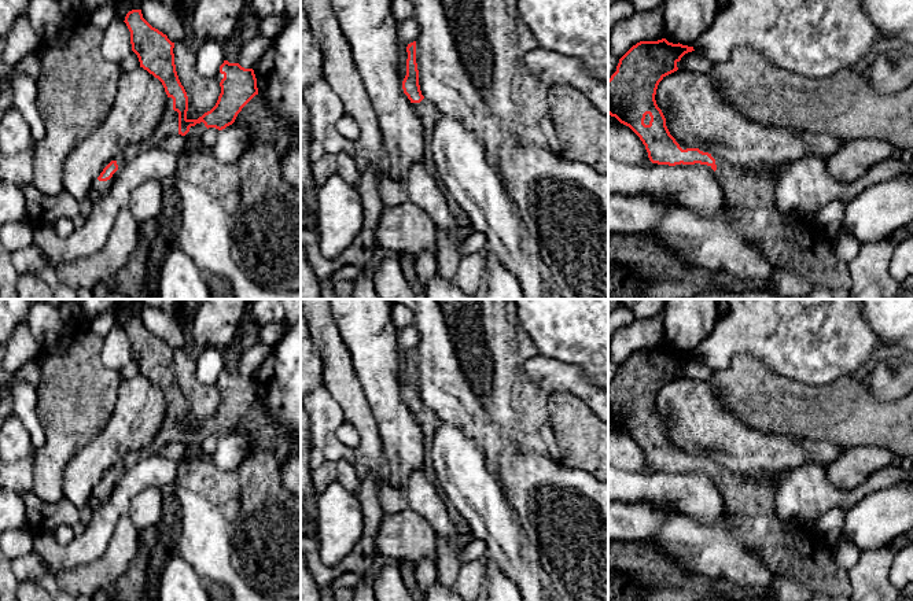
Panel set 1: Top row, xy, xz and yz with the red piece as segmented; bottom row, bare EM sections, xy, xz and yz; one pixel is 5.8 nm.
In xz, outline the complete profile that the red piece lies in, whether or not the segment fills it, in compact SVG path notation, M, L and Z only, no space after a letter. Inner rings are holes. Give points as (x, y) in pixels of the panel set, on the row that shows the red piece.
M416 41L408 44L406 52L408 52L406 75L402 81L402 89L404 93L408 96L408 99L411 100L411 103L413 104L415 111L417 113L421 121L426 141L430 141L435 123L441 118L441 113L431 102L428 102L421 95L419 85L419 70L416 63Z

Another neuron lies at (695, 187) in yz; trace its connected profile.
M608 156L608 195L648 195L703 217L714 217L724 209L715 172L700 163L645 167Z

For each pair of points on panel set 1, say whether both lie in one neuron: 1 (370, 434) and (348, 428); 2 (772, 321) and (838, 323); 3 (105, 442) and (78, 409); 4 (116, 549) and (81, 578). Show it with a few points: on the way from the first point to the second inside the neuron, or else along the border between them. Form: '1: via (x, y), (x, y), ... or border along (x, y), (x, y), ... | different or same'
1: border along (345, 420), (359, 435), (359, 445), (354, 450) | different
2: via (788, 321), (821, 323) | same
3: border along (116, 405), (107, 423), (74, 454) | different
4: via (110, 559), (91, 578) | same

